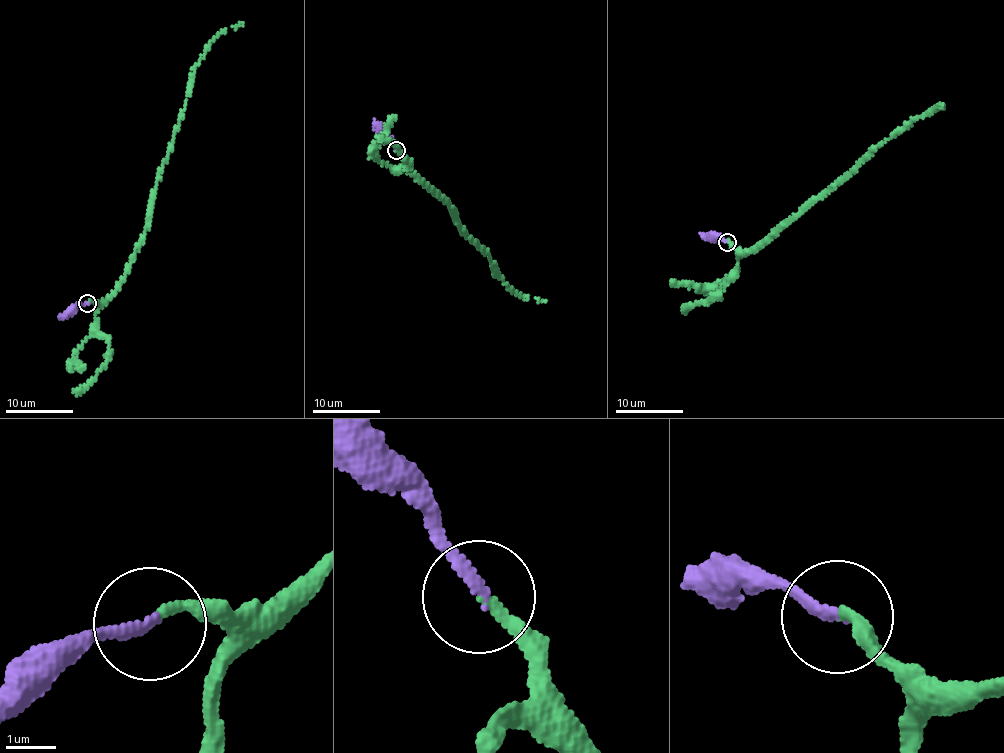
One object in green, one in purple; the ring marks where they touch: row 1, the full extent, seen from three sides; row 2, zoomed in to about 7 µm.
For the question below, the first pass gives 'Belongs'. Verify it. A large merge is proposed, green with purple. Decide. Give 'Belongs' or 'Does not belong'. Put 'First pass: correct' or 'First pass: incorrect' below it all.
Belongs
First pass: correct

